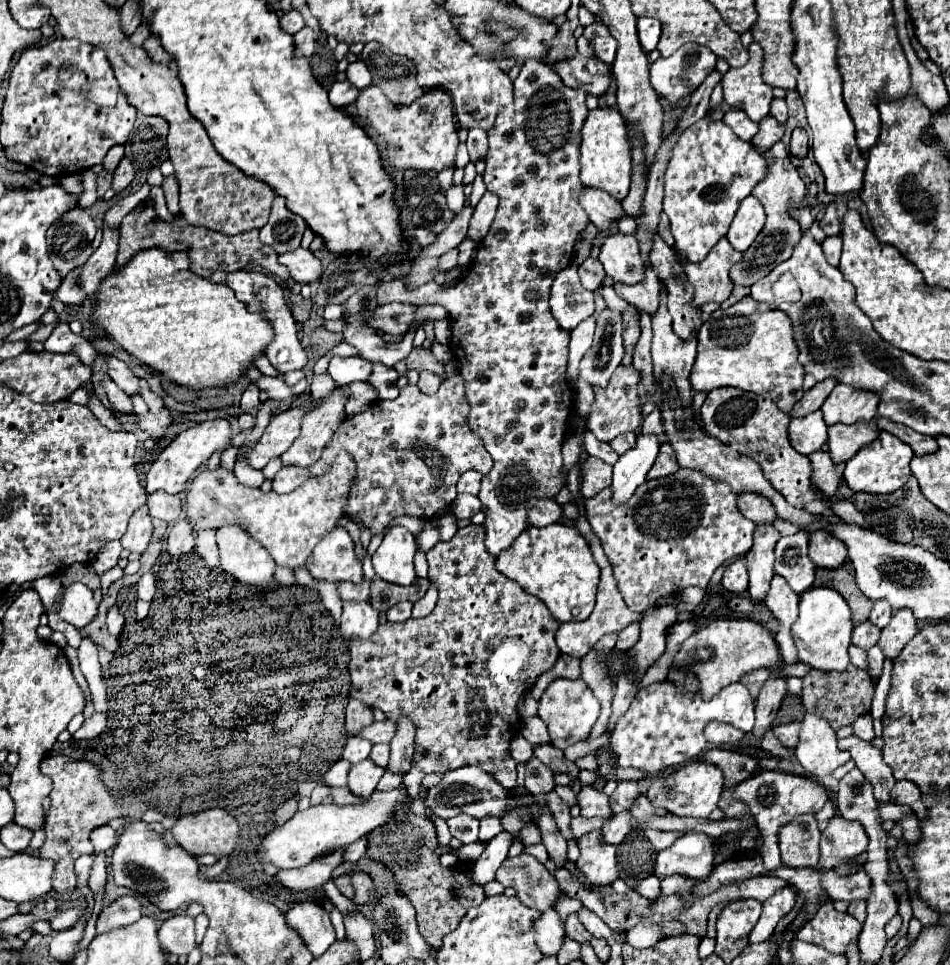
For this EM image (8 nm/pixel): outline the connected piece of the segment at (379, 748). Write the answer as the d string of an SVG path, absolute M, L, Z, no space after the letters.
M381 743L381 745L373 745L371 749L371 755L369 759L381 767L387 767L387 761L389 761L389 745Z

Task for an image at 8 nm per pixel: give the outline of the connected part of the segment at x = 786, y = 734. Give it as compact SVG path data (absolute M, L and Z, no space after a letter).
M785 723L785 725L775 725L773 735L781 741L783 747L793 749L797 745L797 733L799 733L799 723Z

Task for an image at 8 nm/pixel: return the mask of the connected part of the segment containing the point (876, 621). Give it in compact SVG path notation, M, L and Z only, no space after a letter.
M879 599L879 601L873 603L873 609L871 609L871 615L869 615L869 621L871 621L873 625L877 625L877 627L883 629L883 627L891 621L891 613L893 613L891 605L889 605L885 599Z

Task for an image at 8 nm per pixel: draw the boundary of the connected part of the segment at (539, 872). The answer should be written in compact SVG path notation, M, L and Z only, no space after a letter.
M525 853L513 859L505 859L497 871L495 881L499 881L503 887L513 887L521 903L537 911L551 907L559 895L555 877L543 867L543 863Z

